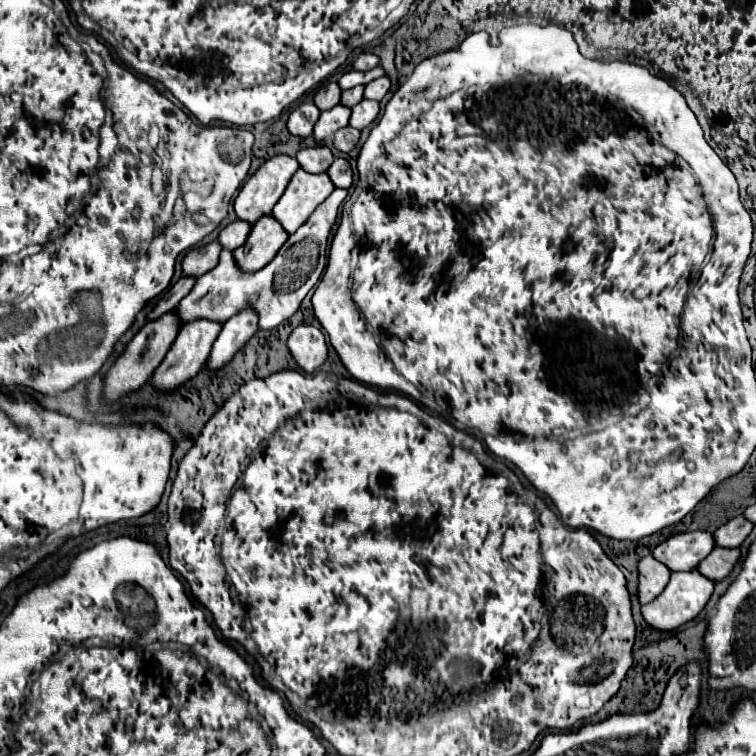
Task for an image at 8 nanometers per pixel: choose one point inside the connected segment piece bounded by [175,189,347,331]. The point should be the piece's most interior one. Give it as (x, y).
(275, 292)

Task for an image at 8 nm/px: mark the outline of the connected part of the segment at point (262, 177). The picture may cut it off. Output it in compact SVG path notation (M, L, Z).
M277 155L265 161L245 181L233 203L237 219L255 225L261 217L269 215L297 169L297 159L289 155Z

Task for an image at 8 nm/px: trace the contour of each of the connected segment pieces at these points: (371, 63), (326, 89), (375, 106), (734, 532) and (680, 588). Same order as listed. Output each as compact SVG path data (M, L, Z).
M361 53L361 55L355 59L353 69L357 69L357 71L369 71L369 69L373 69L373 67L377 67L377 65L379 65L379 57L377 57L377 55L373 55L373 53Z
M325 83L319 87L319 91L315 93L313 101L321 111L329 111L333 109L341 99L341 89L337 83Z
M361 101L359 105L355 105L351 109L351 119L349 119L349 125L355 127L355 129L365 129L367 125L371 125L375 121L379 113L379 103L377 101Z
M739 515L739 517L727 521L725 525L721 525L713 533L715 547L727 547L727 549L739 547L743 543L743 539L751 533L751 529L753 529L753 523L751 521L745 521L745 517Z
M695 569L689 573L671 573L671 579L669 579L667 587L663 589L663 593L657 599L653 599L651 603L643 605L641 615L651 629L673 631L677 627L685 625L687 621L695 619L707 605L711 593L713 593L713 581L709 581L707 577L701 577L701 573L697 573Z

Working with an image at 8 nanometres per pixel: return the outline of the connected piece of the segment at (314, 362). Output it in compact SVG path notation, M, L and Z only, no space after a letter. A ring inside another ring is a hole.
M299 325L287 339L287 347L303 373L315 373L327 359L327 341L321 329Z

